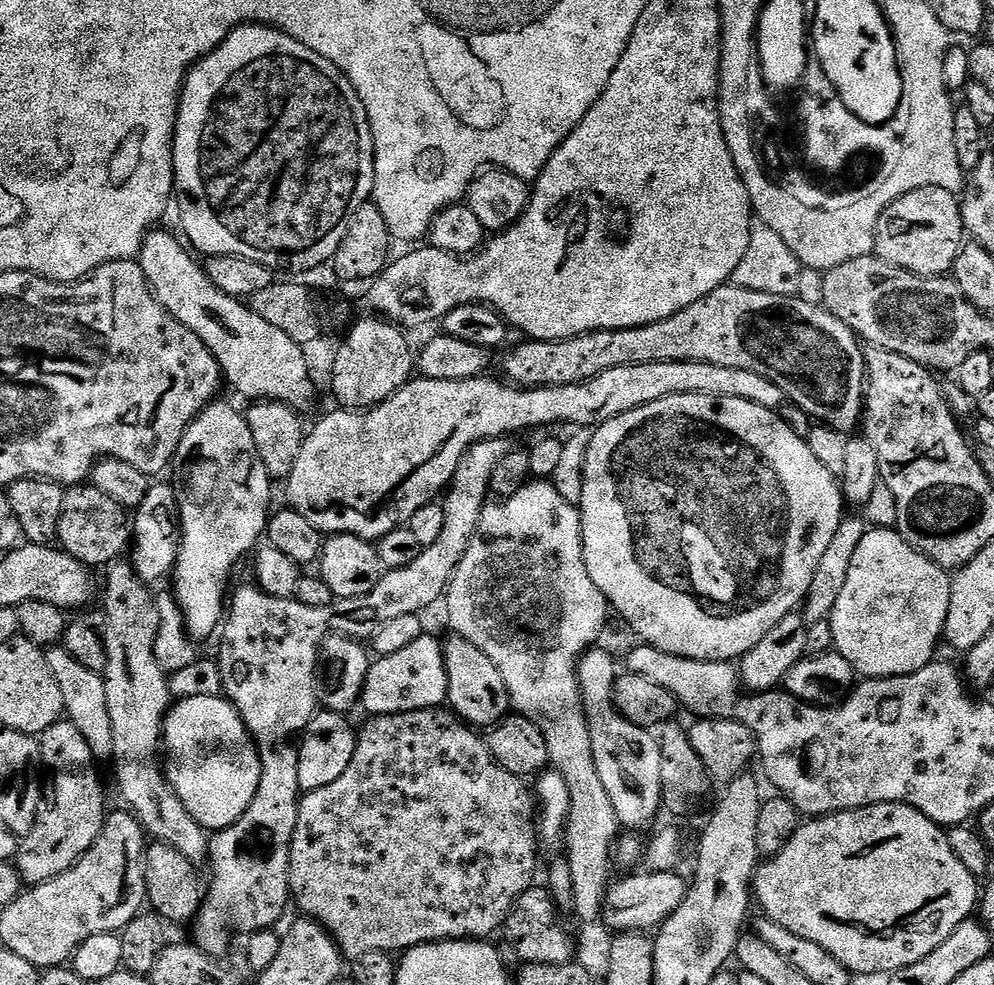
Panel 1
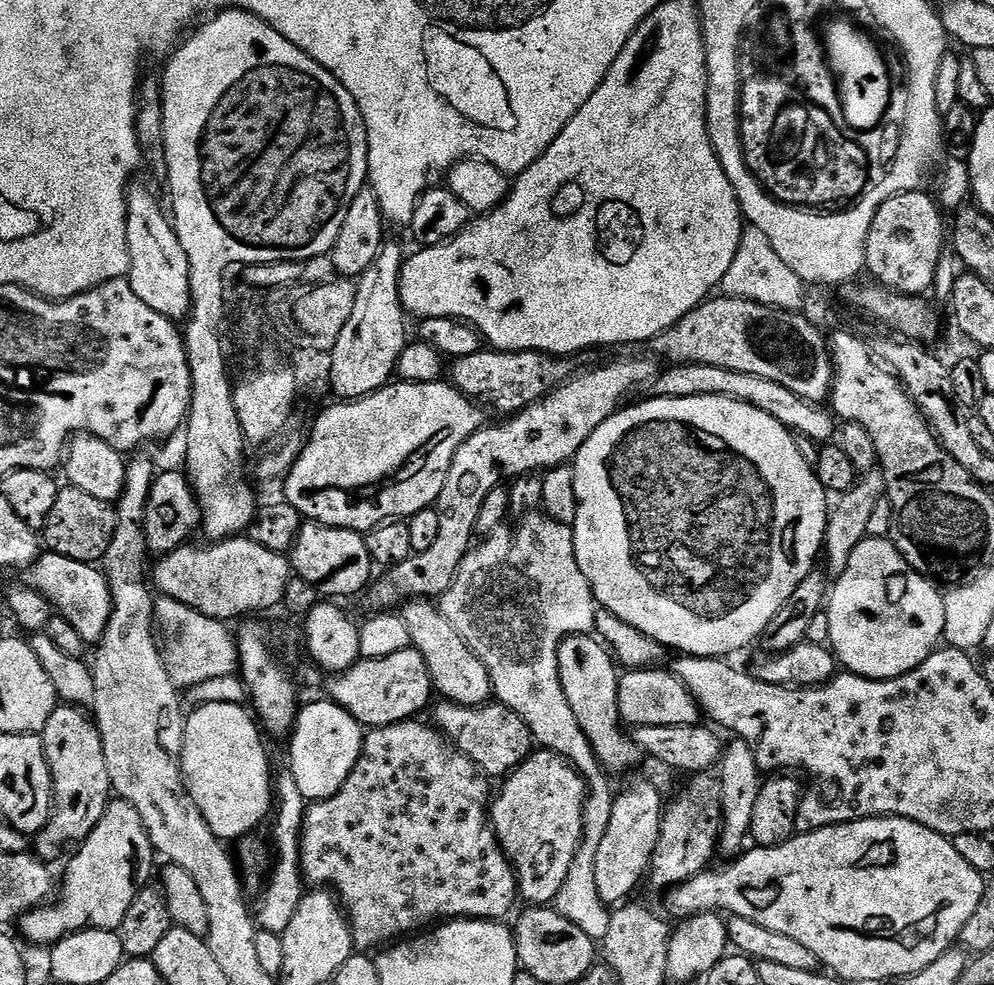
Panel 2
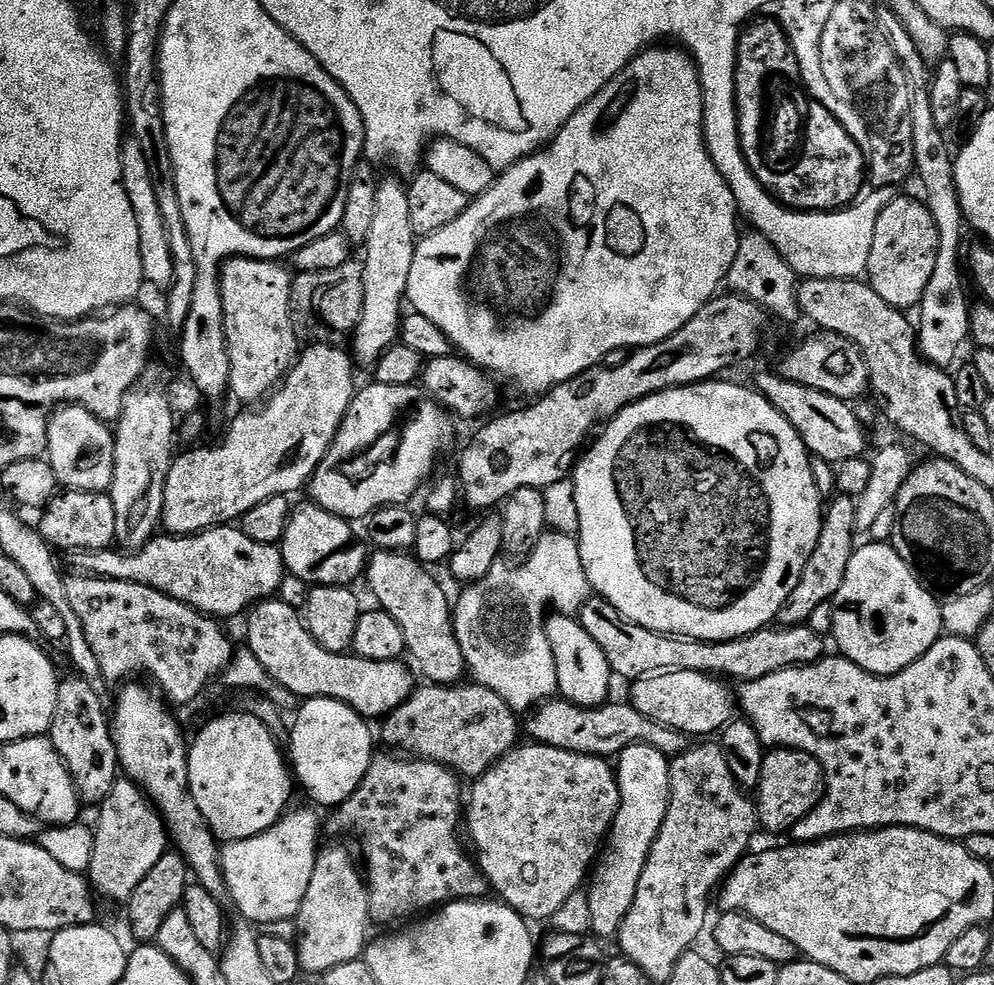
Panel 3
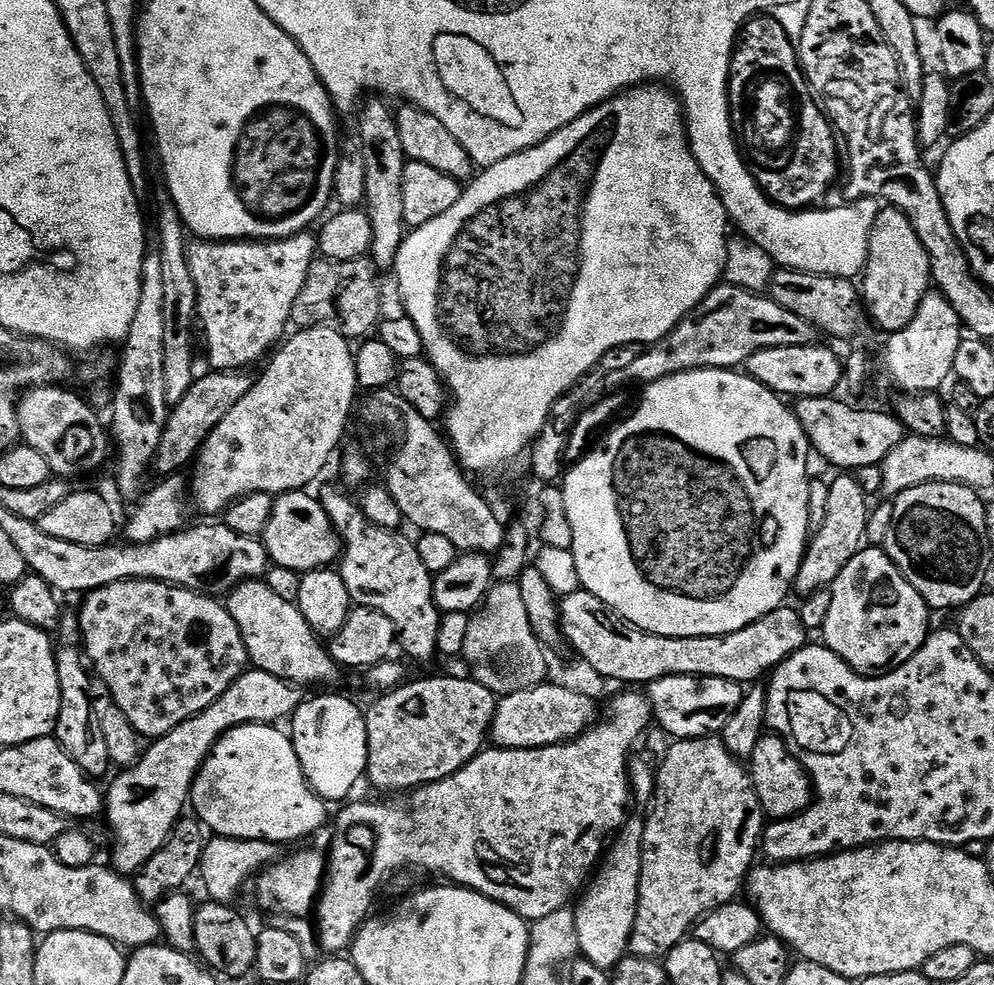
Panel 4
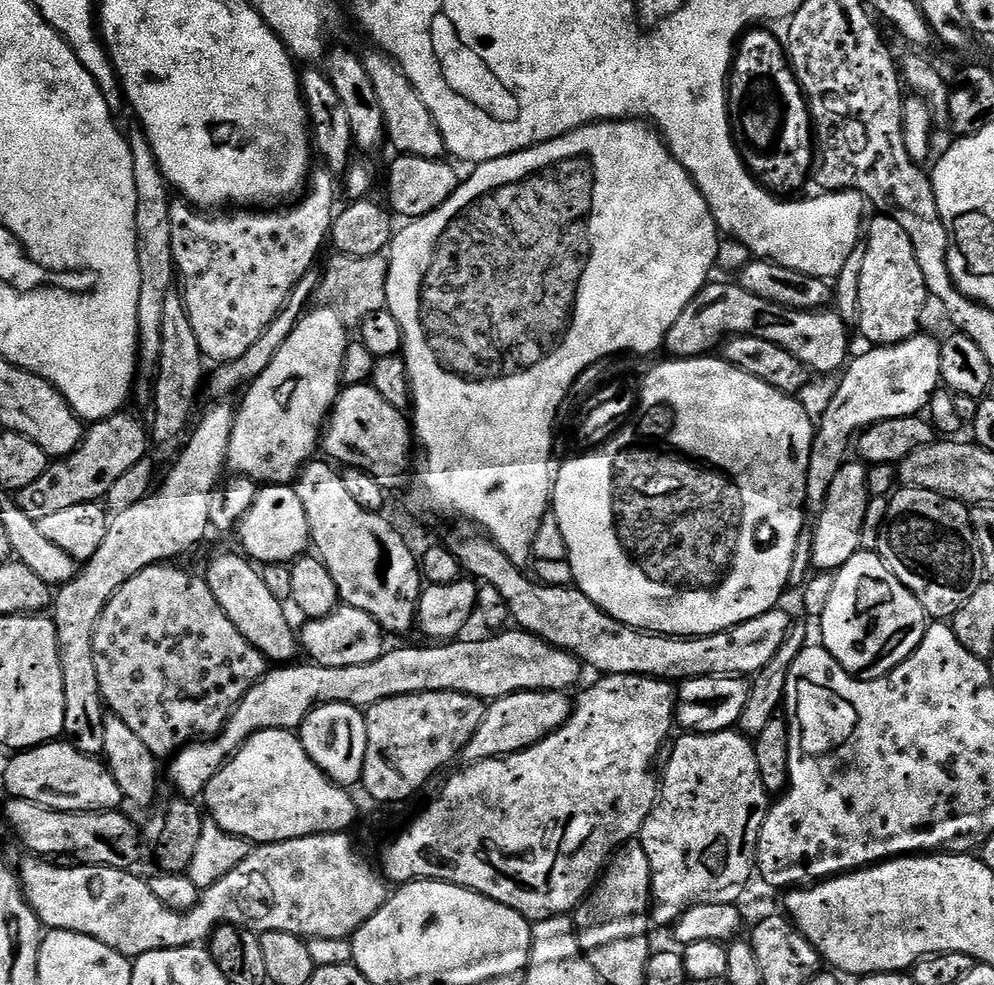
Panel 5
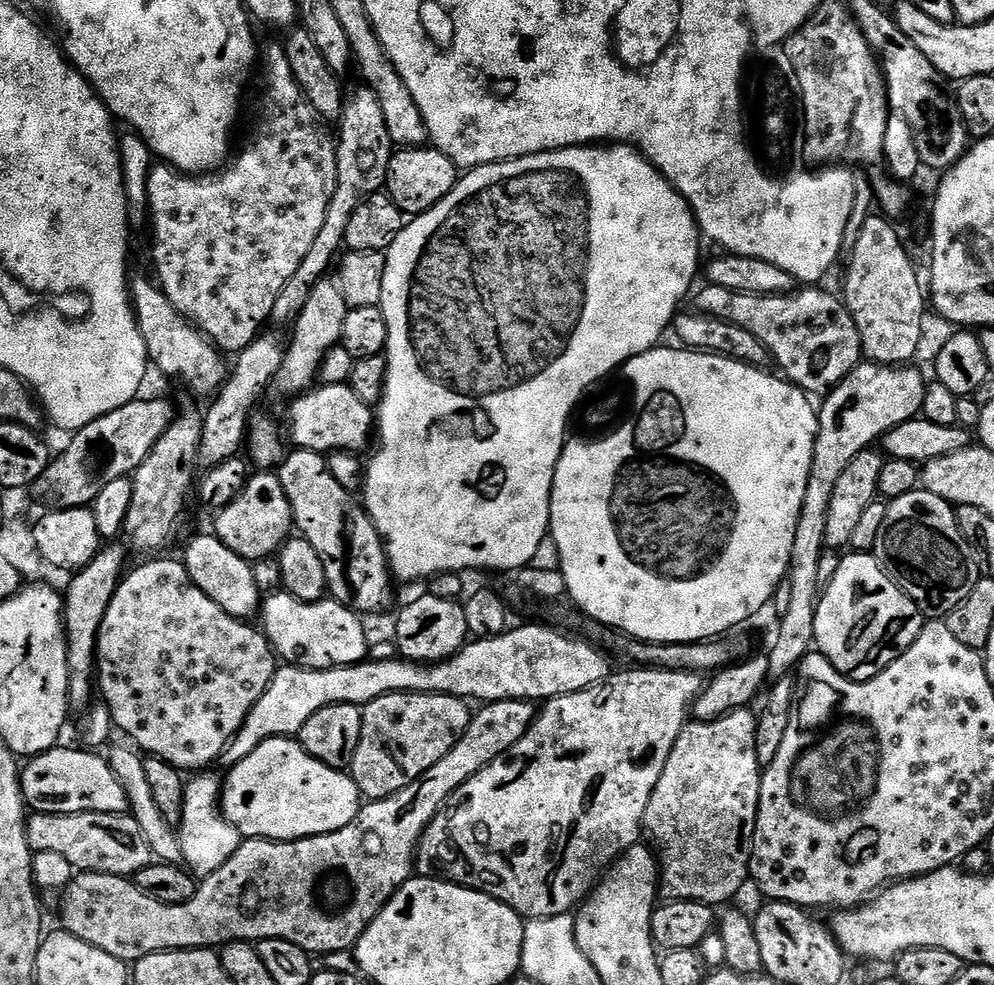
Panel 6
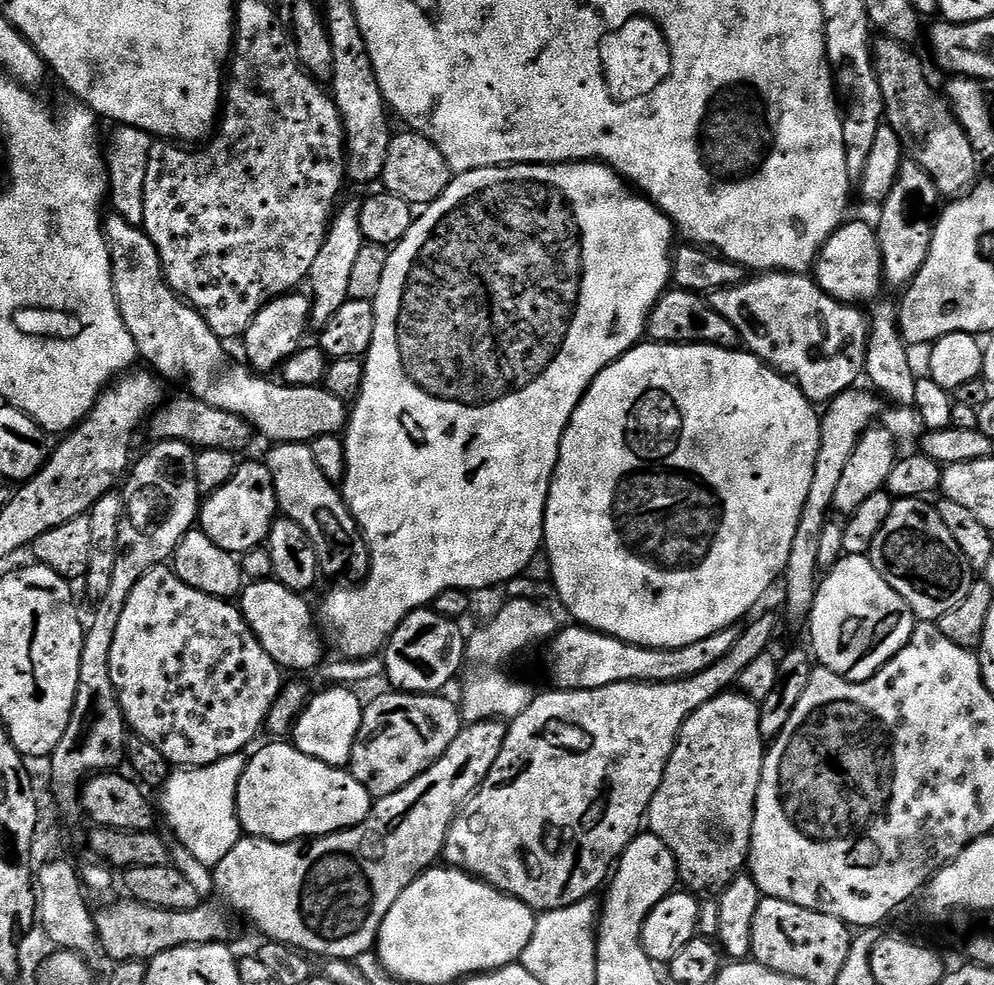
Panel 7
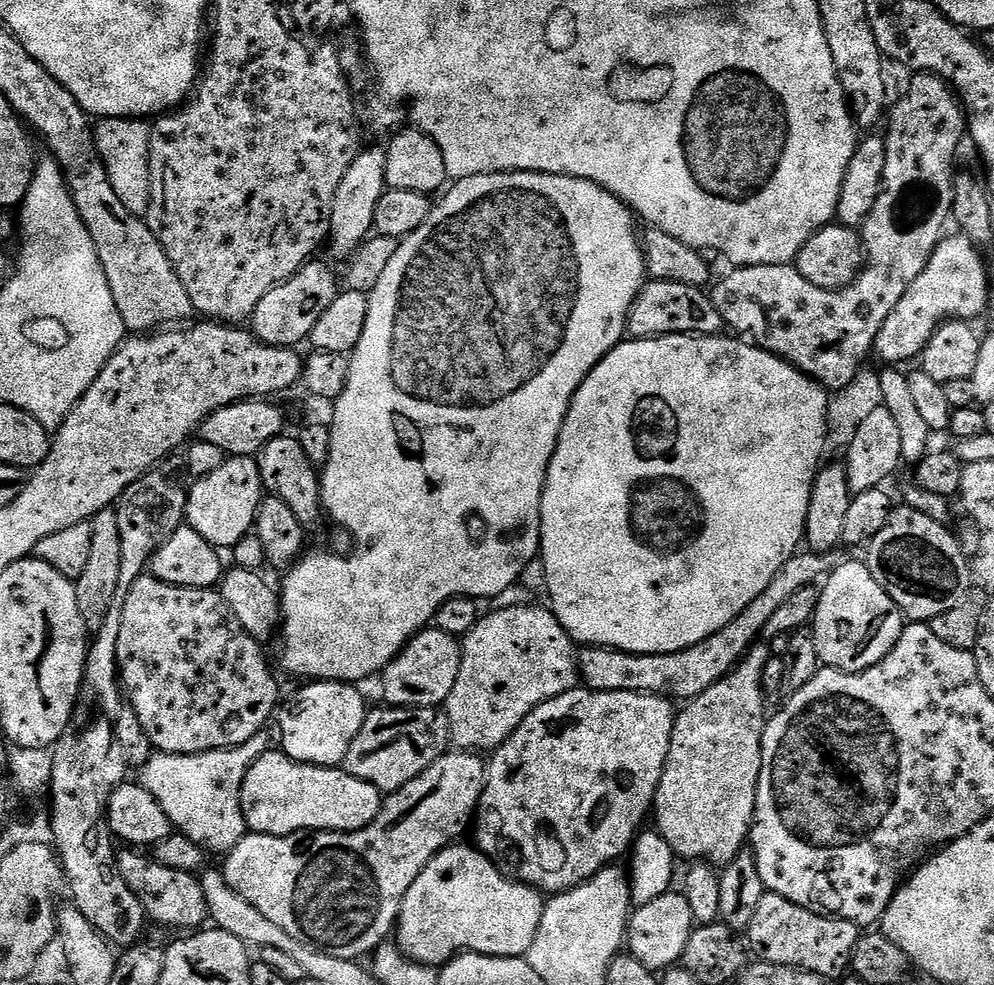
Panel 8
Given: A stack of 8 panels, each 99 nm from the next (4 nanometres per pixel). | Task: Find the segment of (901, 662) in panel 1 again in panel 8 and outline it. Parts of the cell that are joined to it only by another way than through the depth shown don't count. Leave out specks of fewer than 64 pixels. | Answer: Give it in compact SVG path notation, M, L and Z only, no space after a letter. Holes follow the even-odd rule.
M852 560L849 564L848 561L840 563L823 581L820 588L820 601L810 627L812 637L816 639L821 665L838 668L842 672L865 672L870 666L882 662L886 654L890 654L890 650L904 633L906 617L874 578L874 574L870 574L867 563L860 561L859 564L858 561Z

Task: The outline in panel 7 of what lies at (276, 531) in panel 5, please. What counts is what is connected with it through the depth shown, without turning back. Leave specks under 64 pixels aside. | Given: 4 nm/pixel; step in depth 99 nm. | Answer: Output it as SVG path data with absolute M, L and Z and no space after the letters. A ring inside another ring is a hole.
M252 460L249 464L241 463L235 474L230 478L230 482L226 482L226 486L222 486L217 492L211 493L201 503L200 515L198 517L199 531L205 532L210 538L210 542L214 542L222 550L233 554L243 554L261 547L267 541L272 524L278 519L278 509L276 506L276 491L274 490L274 478L272 472L268 468L267 463Z

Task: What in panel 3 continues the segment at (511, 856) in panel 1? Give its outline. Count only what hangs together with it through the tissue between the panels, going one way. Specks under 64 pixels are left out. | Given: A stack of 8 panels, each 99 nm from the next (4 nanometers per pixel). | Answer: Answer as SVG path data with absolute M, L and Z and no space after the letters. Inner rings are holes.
M373 755L366 770L366 778L362 778L358 790L354 790L354 794L350 794L350 798L346 798L346 802L342 802L331 813L334 831L357 832L364 843L362 860L366 865L368 914L375 923L377 920L380 924L396 924L407 916L419 917L454 900L482 900L490 892L487 878L481 874L475 859L466 851L462 839L461 777L439 762L419 758L403 759Z

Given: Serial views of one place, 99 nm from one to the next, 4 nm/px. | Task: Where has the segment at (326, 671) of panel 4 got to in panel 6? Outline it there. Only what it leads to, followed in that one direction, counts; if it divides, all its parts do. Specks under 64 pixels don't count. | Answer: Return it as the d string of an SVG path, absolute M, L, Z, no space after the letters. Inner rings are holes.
M215 534L194 537L182 555L182 563L194 586L198 586L206 598L218 602L218 606L222 606L222 610L226 610L226 614L235 620L251 621L251 616L261 611L262 593L258 582L254 582L252 564L234 554L234 550L227 548Z

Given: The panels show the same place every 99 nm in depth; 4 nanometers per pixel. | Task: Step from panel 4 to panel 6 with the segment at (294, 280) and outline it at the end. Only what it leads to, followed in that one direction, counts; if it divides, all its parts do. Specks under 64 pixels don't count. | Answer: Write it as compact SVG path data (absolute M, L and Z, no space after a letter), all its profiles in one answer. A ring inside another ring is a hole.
M272 44L262 52L262 68L264 64L264 77L260 80L260 97L256 100L256 125L252 128L252 141L241 150L231 161L229 166L221 167L211 174L189 174L181 172L179 168L173 168L171 164L157 163L153 167L148 179L148 211L150 213L150 229L152 228L152 248L156 262L155 279L165 298L179 310L188 320L191 320L221 353L239 354L250 342L254 342L261 335L260 328L272 319L274 302L278 302L278 294L290 282L290 277L298 271L298 265L306 259L311 244L318 239L318 233L322 230L322 222L326 222L326 210L330 210L330 198L334 198L336 179L338 178L338 162L336 161L337 137L329 125L320 117L318 110L310 106L306 94L298 86L294 78L294 70L290 70L290 62L284 53L284 44Z

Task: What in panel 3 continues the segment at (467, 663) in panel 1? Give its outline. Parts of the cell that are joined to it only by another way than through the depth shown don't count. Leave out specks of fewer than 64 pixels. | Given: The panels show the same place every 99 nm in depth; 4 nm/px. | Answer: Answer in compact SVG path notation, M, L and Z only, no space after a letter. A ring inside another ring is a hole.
M379 550L371 553L366 569L366 581L368 588L372 591L372 596L377 600L379 607L402 626L402 638L407 655L412 655L411 663L425 677L423 678L430 684L447 684L455 686L465 679L466 665L462 646L458 646L456 637L456 626L454 623L454 608L450 603L450 596L444 593L444 588L431 576L429 569L416 559L415 555L408 552L382 552Z

